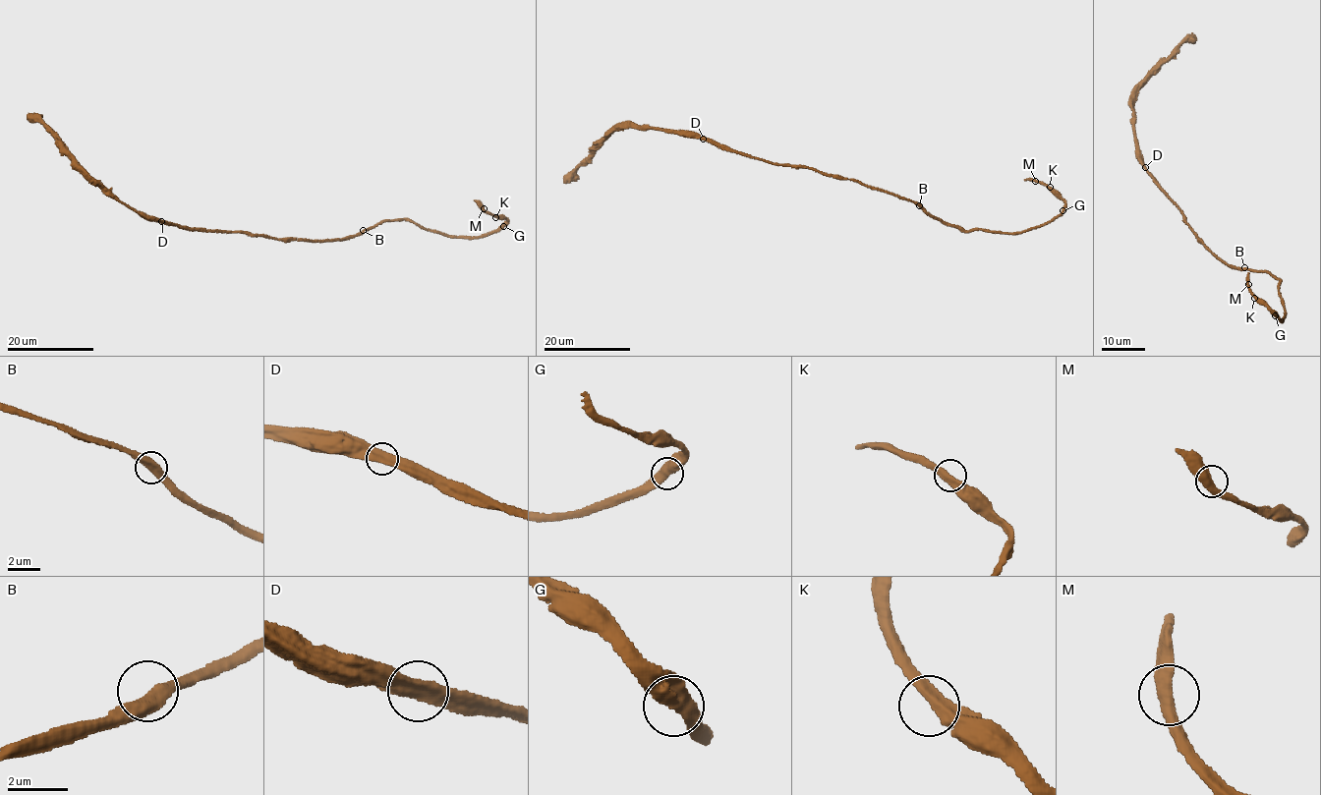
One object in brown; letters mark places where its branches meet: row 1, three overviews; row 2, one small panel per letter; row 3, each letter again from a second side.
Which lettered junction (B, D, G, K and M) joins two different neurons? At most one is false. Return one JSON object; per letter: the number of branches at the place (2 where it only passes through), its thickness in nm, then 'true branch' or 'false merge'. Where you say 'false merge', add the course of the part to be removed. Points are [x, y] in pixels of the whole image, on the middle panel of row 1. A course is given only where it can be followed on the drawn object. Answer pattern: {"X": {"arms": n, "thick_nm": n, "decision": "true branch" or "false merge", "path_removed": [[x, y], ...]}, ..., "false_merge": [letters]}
{"B": {"arms": 2, "thick_nm": 440, "decision": "true branch"}, "D": {"arms": 2, "thick_nm": 440, "decision": "false merge", "path_removed": [[702, 138], [625, 124], [610, 134], [591, 153]]}, "G": {"arms": 2, "thick_nm": 440, "decision": "true branch"}, "K": {"arms": 2, "thick_nm": 440, "decision": "true branch"}, "M": {"arms": 2, "thick_nm": 440, "decision": "true branch"}, "false_merge": ["D"]}

